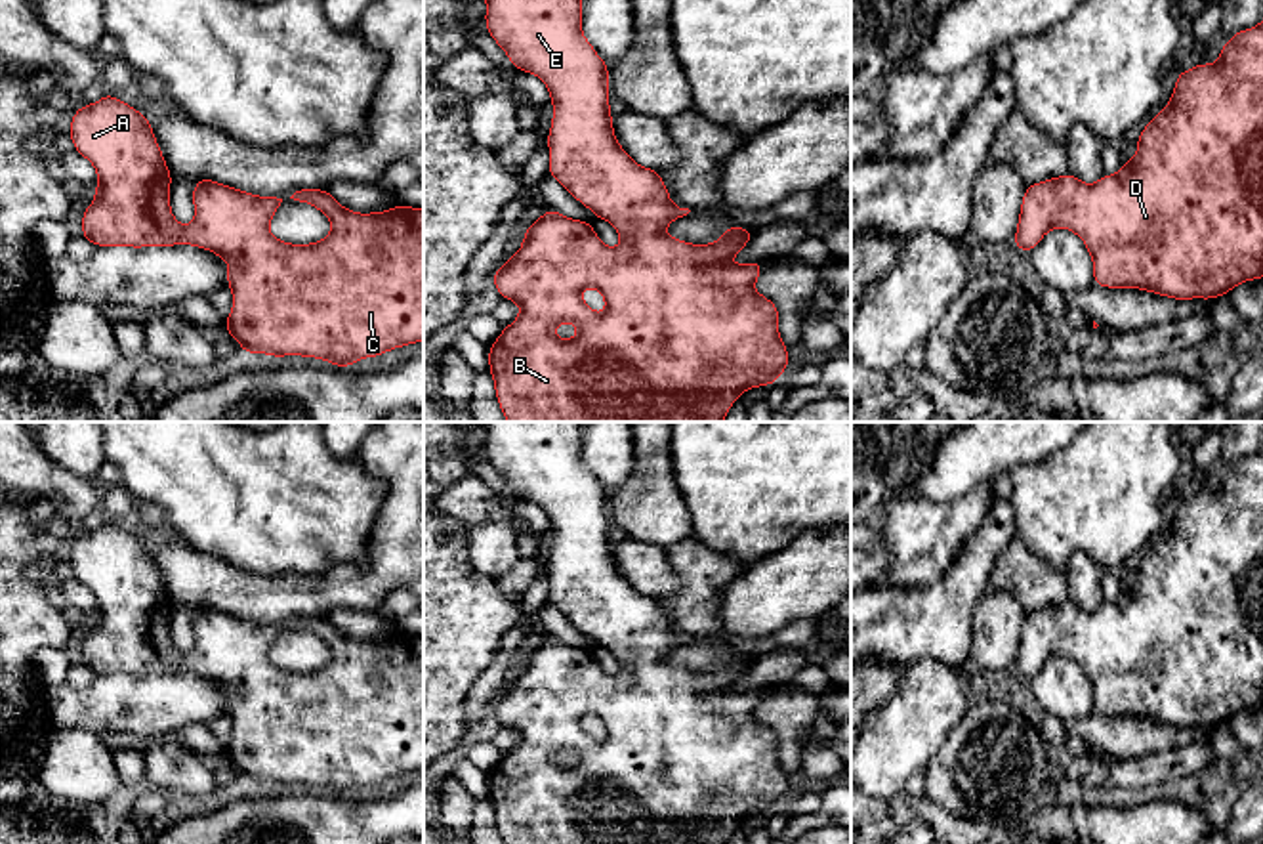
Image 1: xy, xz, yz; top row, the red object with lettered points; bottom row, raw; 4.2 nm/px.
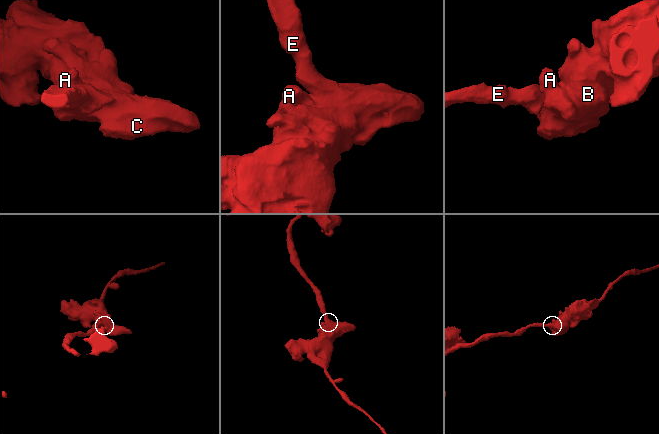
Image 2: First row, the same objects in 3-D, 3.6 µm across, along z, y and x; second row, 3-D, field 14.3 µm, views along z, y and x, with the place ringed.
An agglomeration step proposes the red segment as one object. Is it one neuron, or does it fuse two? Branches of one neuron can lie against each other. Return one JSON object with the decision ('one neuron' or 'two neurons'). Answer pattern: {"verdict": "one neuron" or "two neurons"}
{"verdict": "one neuron"}

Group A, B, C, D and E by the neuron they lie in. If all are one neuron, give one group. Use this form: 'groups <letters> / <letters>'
groups A B C D E

